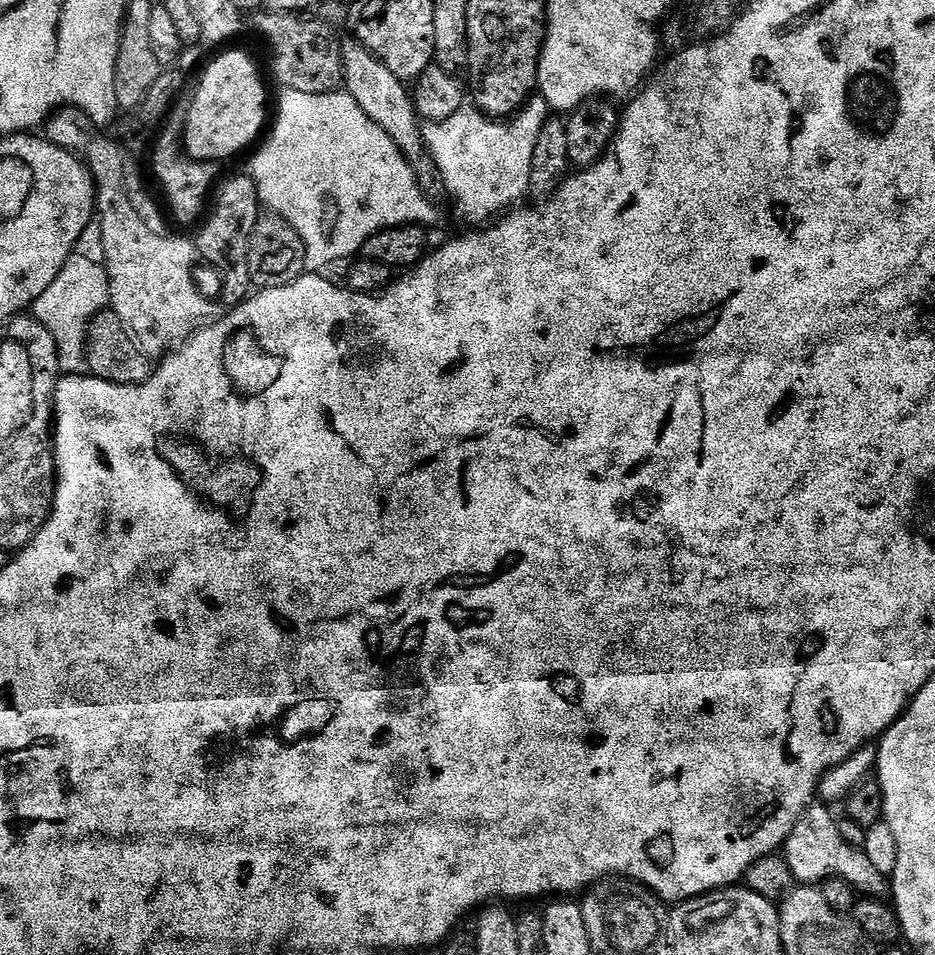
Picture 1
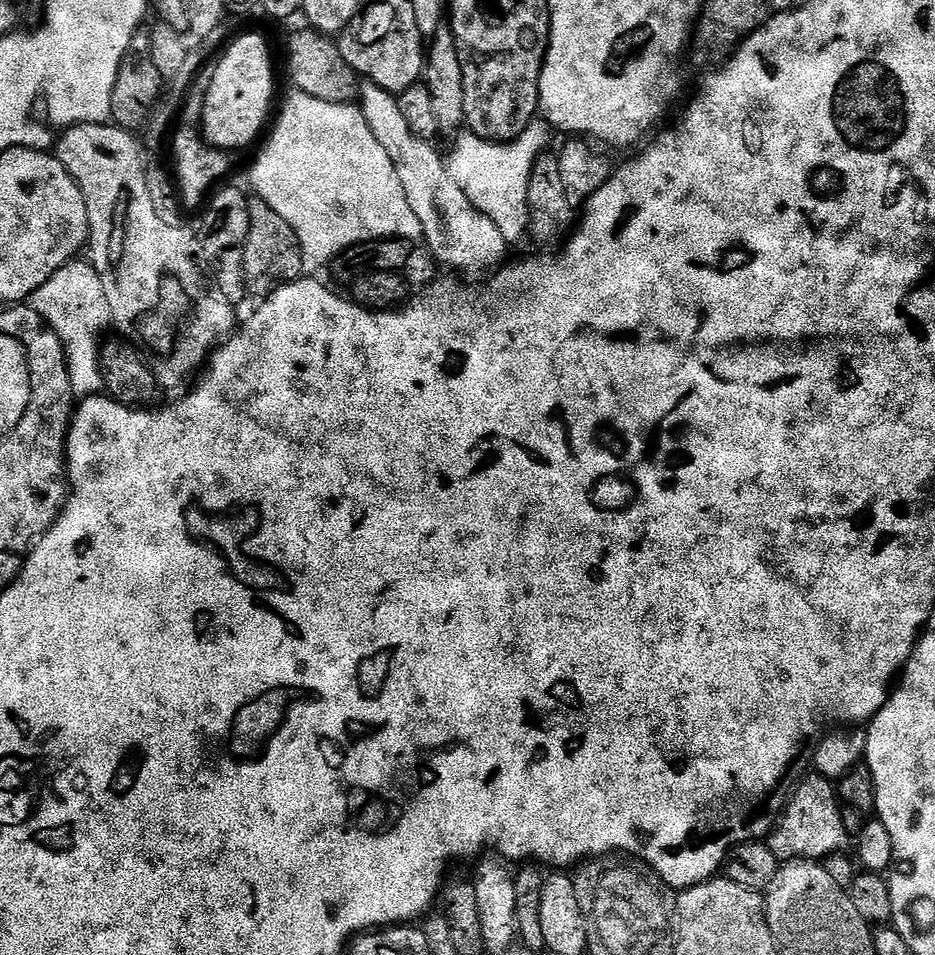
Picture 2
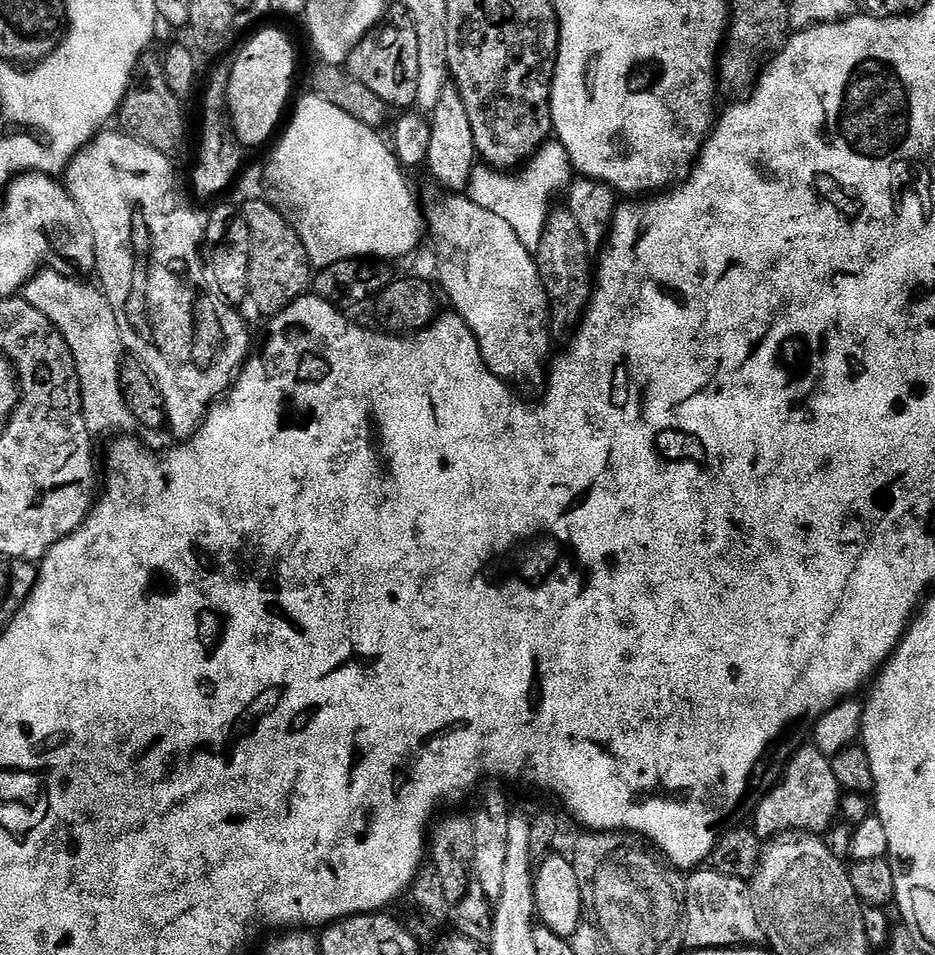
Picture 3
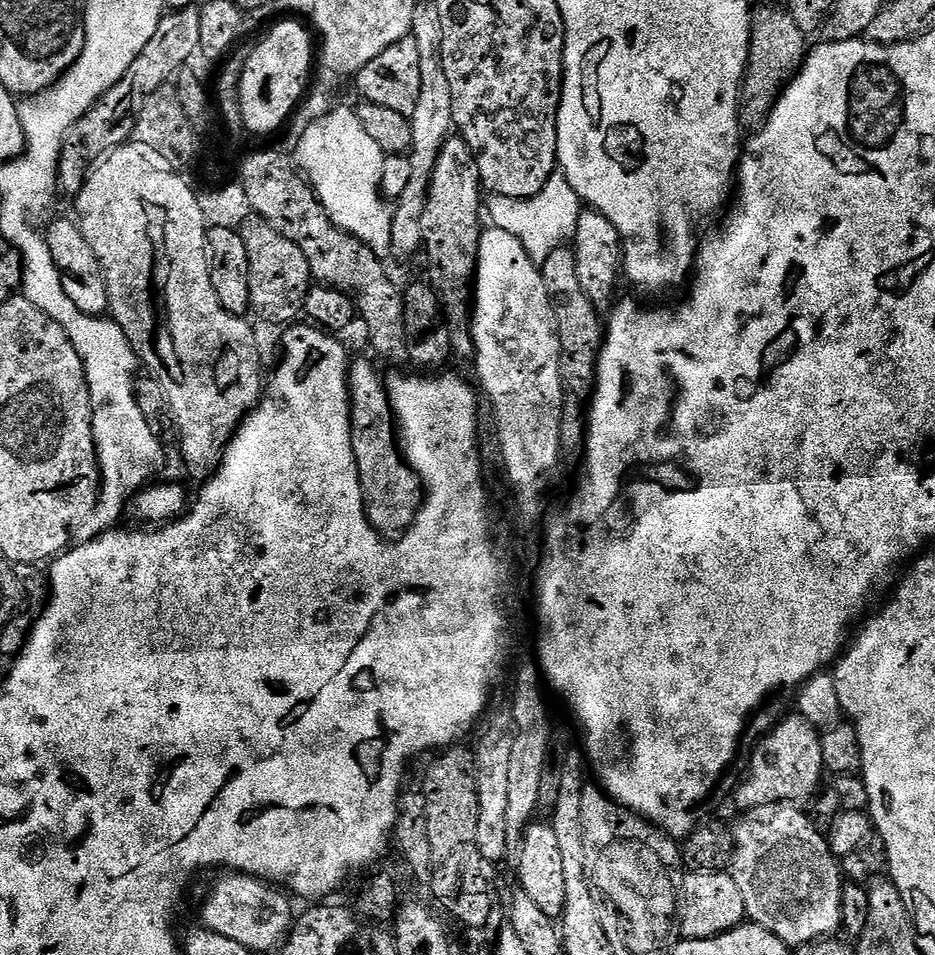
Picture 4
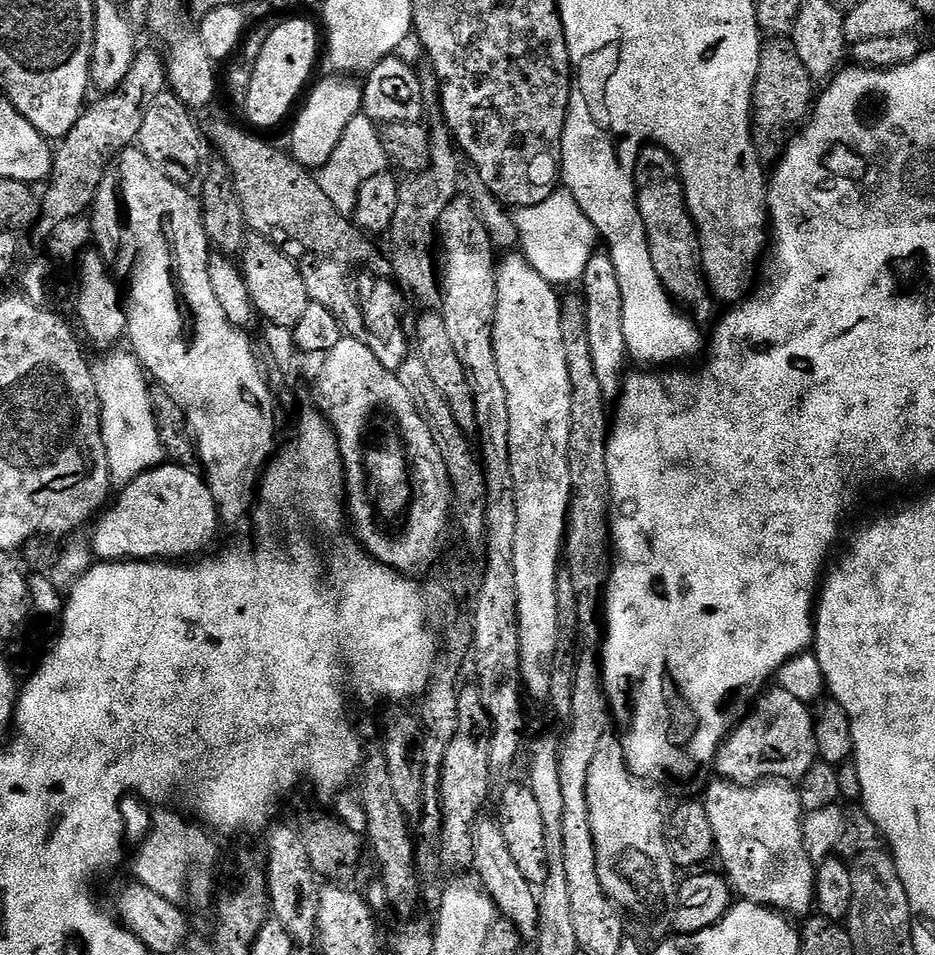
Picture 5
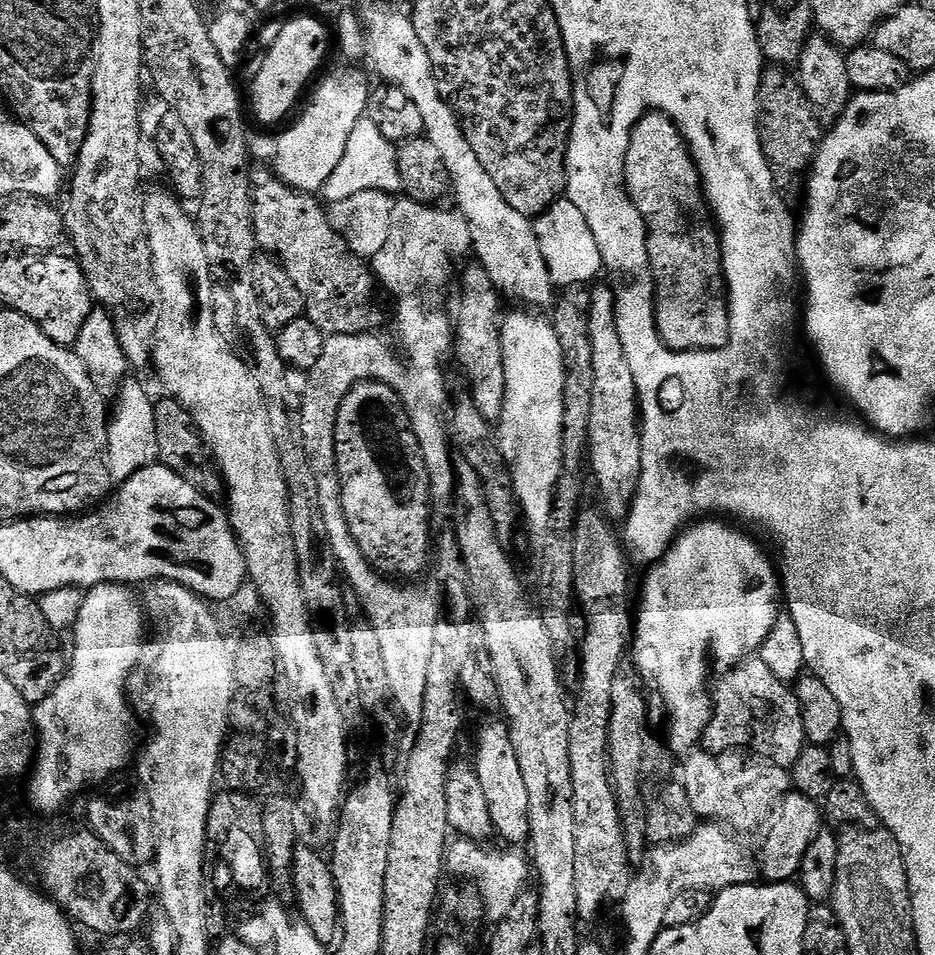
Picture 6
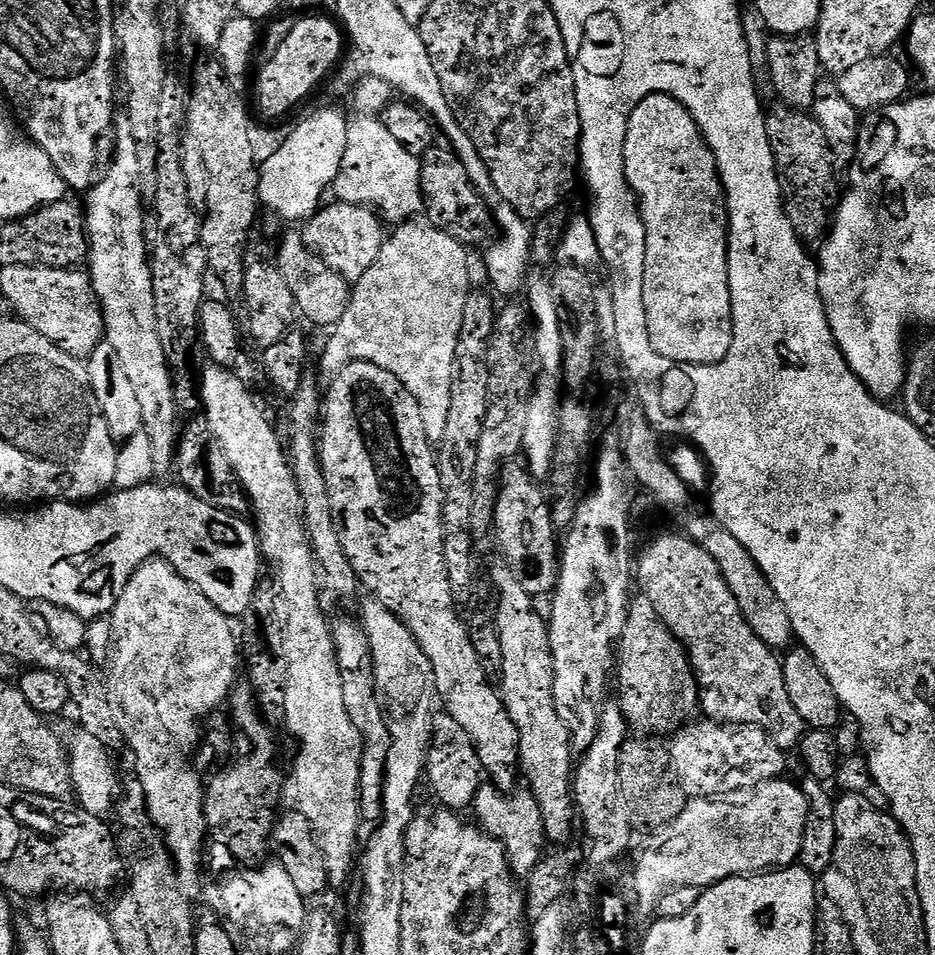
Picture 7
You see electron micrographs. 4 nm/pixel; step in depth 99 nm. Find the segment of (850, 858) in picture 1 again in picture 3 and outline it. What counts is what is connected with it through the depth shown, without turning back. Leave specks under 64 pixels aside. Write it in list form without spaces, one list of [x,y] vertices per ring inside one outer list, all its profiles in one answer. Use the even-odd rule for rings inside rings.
[[[815,746],[807,747],[797,747],[791,753],[783,769],[782,779],[767,789],[754,809],[754,817],[756,816],[754,831],[761,841],[771,841],[787,832],[823,834],[837,823],[842,790],[838,786],[838,778],[834,778],[832,761],[829,757],[823,756]]]

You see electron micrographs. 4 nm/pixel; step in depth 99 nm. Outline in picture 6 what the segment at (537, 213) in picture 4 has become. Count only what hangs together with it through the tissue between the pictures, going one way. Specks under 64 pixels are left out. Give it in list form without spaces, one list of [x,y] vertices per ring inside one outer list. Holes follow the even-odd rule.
[[[567,198],[557,200],[548,207],[548,211],[535,217],[534,227],[538,246],[542,248],[542,258],[548,267],[548,277],[557,289],[569,290],[577,286],[591,285],[597,279],[595,276],[605,271],[598,242],[594,242],[594,234],[590,234],[590,225],[586,223],[582,210],[574,206],[574,202]]]

